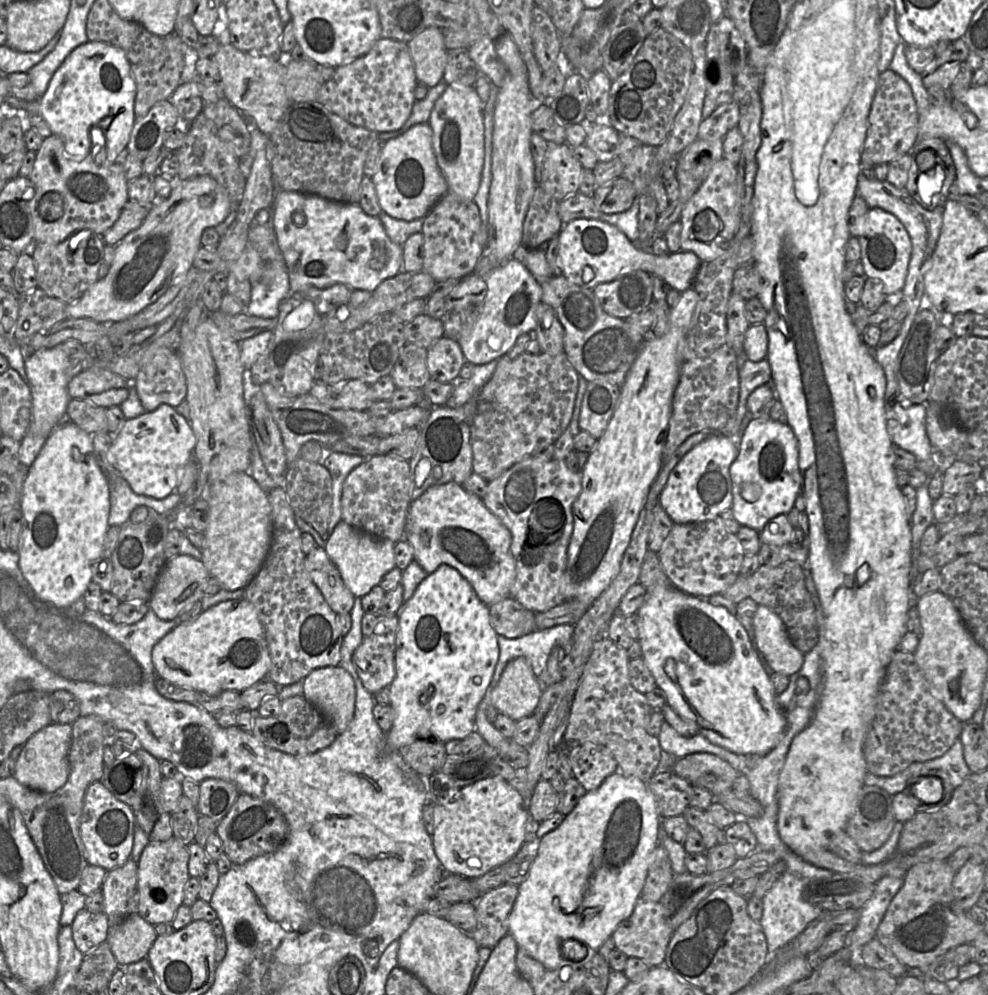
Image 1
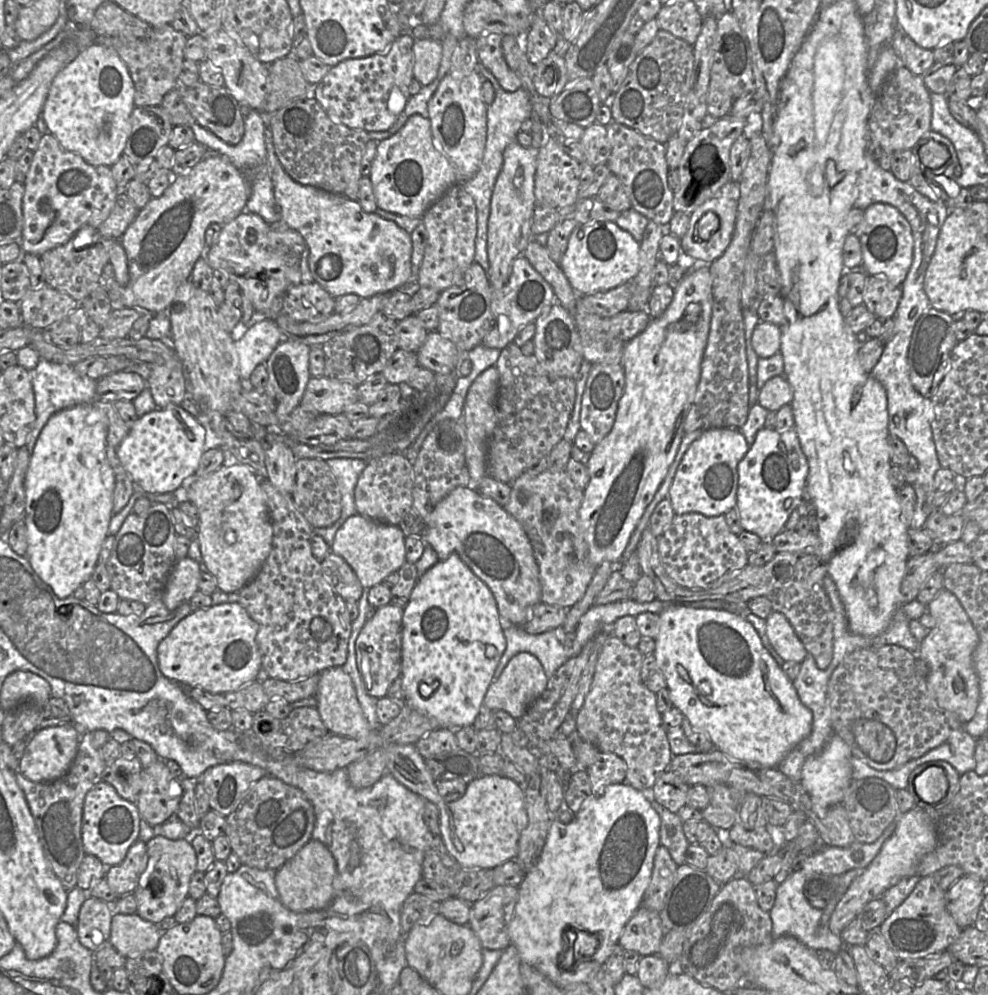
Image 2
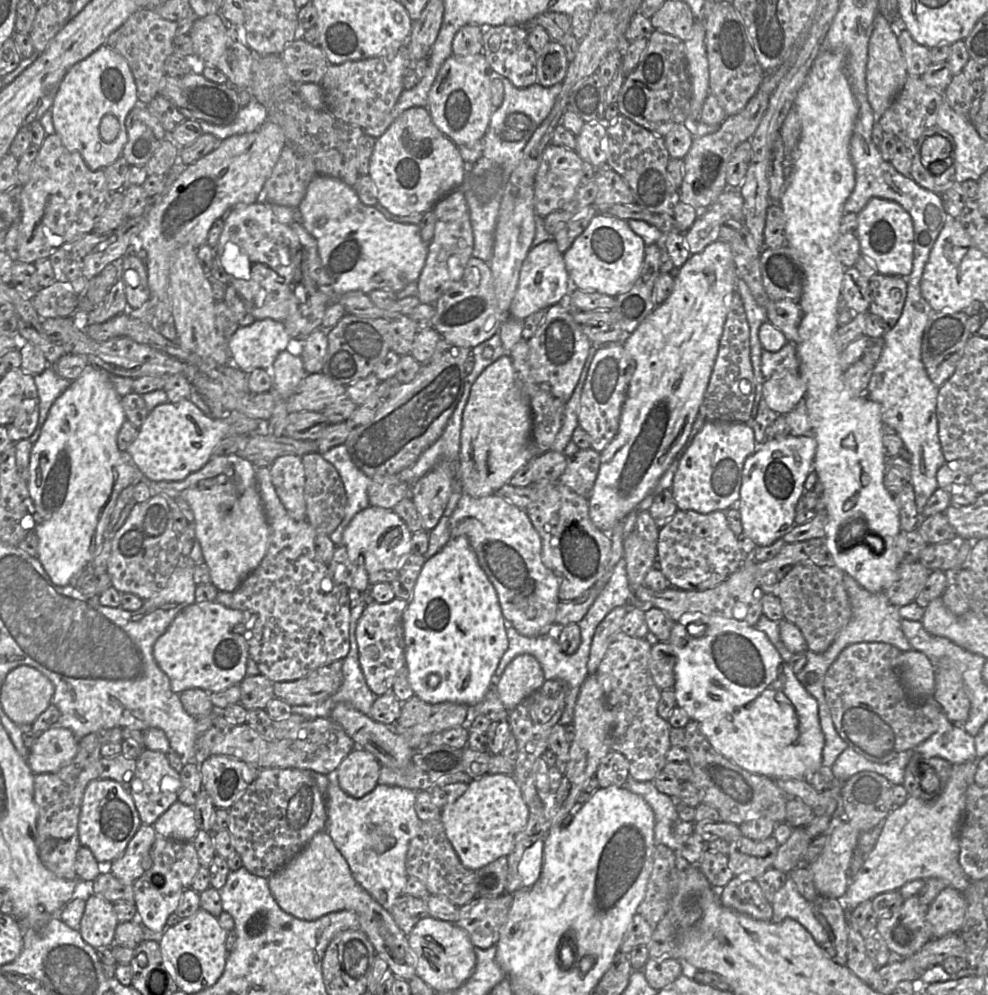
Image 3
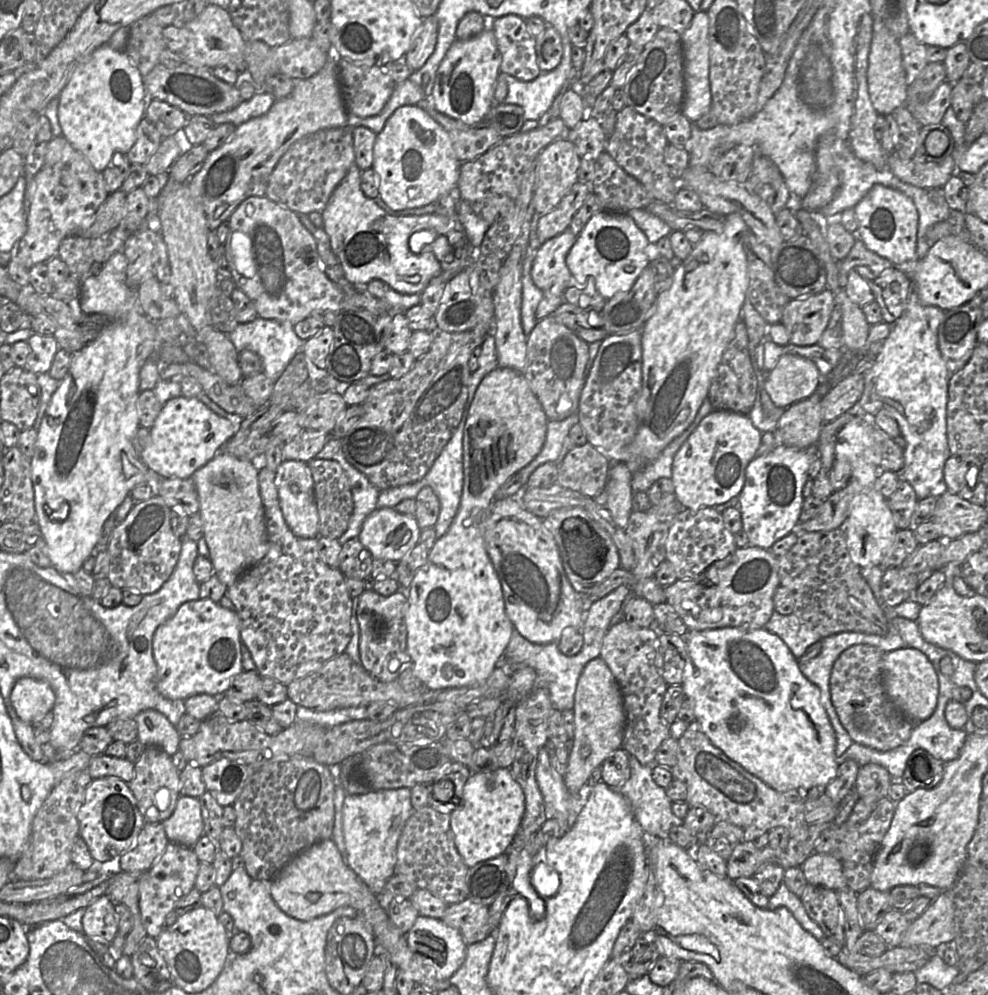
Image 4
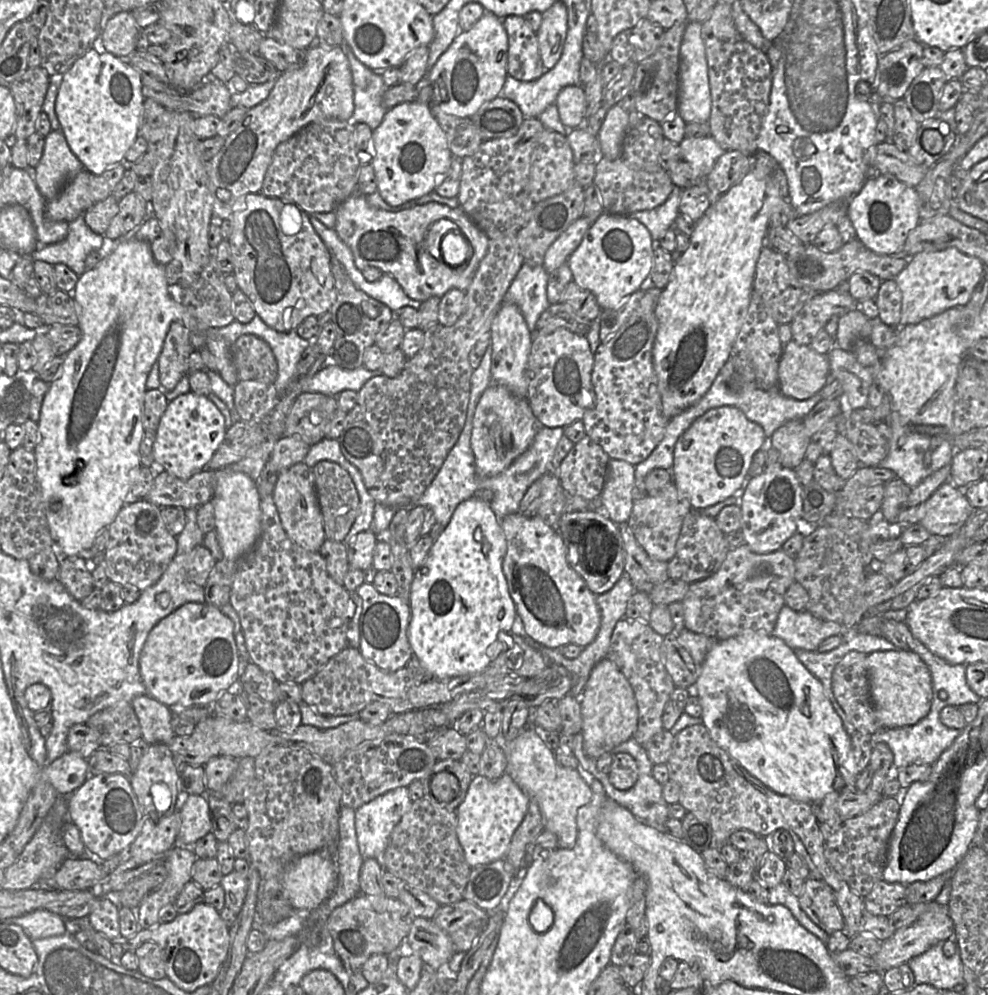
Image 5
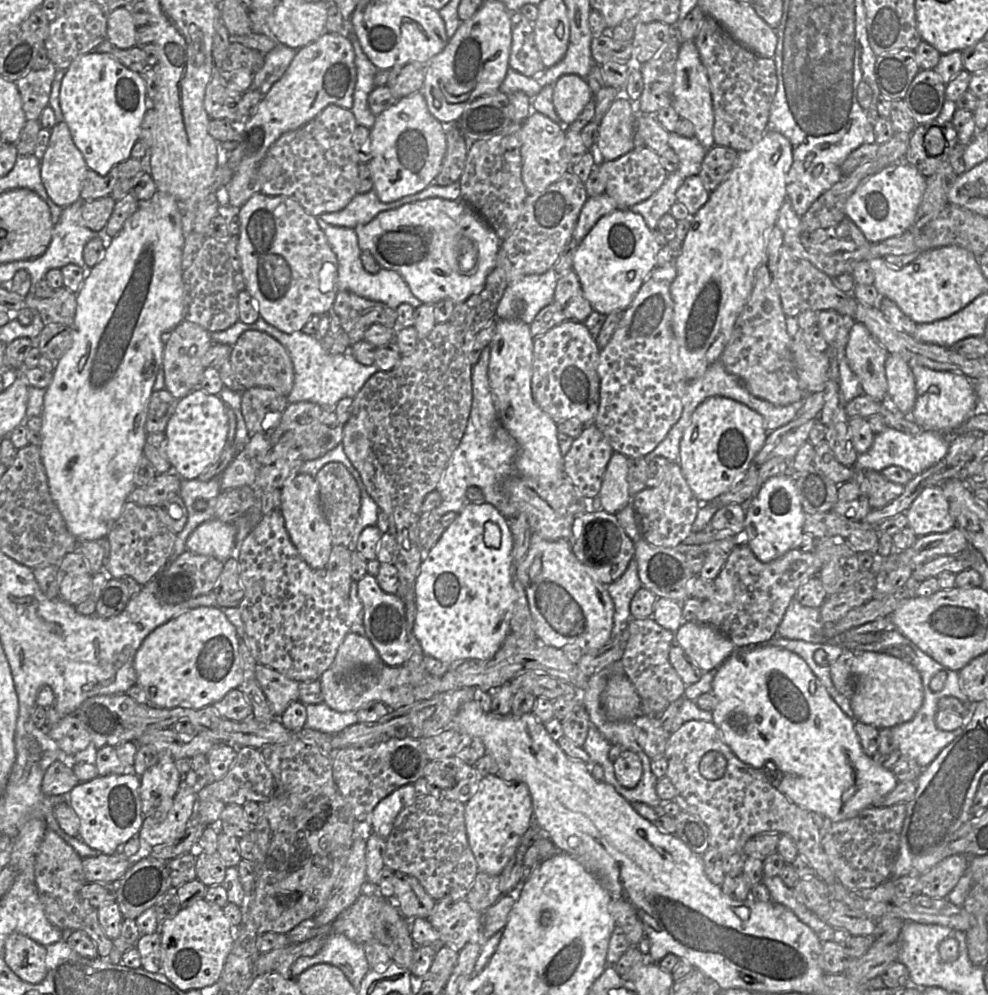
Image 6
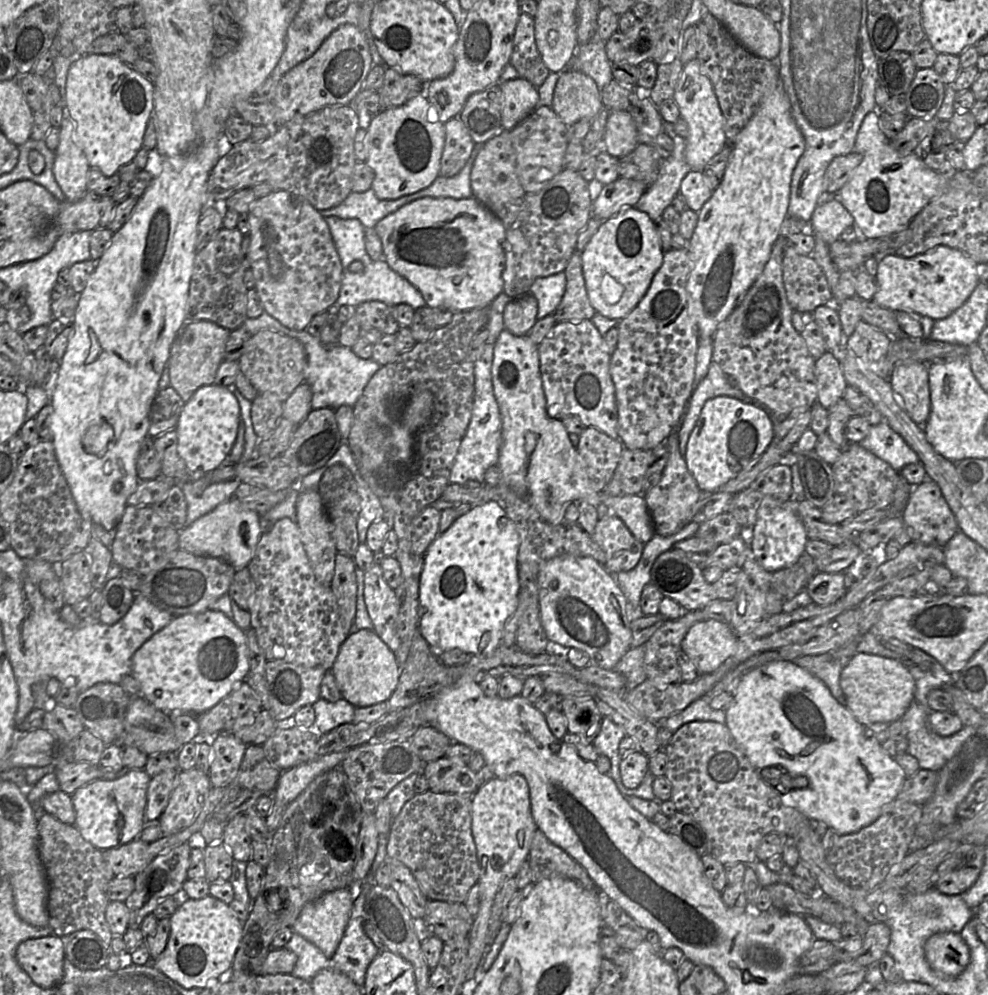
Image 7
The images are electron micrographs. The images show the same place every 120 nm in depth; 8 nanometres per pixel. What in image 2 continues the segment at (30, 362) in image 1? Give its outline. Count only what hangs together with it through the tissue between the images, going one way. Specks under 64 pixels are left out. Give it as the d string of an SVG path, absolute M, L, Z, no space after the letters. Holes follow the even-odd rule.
M43 358L37 366L30 371L34 395L36 419L31 432L27 436L26 447L31 454L36 441L50 417L58 411L82 403L92 403L98 400L96 392L97 380L76 372L73 365L50 362Z

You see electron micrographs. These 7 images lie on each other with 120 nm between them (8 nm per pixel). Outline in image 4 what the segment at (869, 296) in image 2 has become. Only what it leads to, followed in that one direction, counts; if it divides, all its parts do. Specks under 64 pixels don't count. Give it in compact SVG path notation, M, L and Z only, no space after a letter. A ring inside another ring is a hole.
M897 267L887 268L875 278L875 301L880 306L883 322L894 324L903 315L910 294L910 283L910 276Z

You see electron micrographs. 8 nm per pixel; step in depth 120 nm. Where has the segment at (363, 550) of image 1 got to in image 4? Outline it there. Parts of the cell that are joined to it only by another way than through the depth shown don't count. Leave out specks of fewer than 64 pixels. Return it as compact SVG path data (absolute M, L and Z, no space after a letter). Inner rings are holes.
M394 508L376 509L364 521L358 536L374 559L401 561L419 543L421 528L415 515L402 515Z

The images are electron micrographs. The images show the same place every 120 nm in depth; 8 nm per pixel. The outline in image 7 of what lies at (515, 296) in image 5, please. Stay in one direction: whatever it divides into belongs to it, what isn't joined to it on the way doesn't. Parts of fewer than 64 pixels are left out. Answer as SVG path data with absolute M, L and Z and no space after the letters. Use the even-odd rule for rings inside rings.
M564 271L557 274L537 278L530 287L529 294L537 300L537 319L553 315L561 302L566 287Z

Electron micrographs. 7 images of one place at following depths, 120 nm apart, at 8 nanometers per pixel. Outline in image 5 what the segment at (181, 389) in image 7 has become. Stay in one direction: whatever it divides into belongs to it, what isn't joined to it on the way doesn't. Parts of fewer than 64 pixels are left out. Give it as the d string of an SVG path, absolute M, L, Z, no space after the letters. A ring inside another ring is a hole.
M171 323L158 357L159 379L164 392L175 388L187 373L187 359L195 351L190 342L190 331L181 323Z

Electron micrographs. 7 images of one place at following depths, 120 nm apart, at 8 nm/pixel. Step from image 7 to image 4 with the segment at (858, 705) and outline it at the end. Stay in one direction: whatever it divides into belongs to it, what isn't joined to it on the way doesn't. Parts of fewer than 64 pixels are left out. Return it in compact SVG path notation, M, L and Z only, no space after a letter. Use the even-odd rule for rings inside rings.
M903 647L884 653L882 678L888 698L911 722L922 722L932 715L937 705L939 683L932 663L923 652Z

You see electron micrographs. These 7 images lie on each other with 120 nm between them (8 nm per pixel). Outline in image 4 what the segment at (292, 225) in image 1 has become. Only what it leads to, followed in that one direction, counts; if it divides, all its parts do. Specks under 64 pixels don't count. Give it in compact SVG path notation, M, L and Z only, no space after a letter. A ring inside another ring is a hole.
M352 165L346 176L333 191L326 207L321 212L323 229L330 238L330 245L338 257L347 280L356 288L366 286L371 280L379 279L390 288L402 294L421 294L428 283L442 272L441 263L428 247L438 237L445 236L452 230L463 230L457 215L443 216L436 213L425 215L392 216L379 207L374 199L365 196L361 189L360 179L362 170ZM428 231L430 237L425 237L424 246L419 253L412 253L409 248L409 238L416 232Z

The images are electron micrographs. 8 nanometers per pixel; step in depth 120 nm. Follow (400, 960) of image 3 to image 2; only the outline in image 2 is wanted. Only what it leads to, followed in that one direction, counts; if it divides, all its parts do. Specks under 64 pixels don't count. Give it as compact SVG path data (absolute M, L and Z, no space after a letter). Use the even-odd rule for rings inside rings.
M310 839L291 860L276 871L275 885L282 904L295 913L325 909L333 898L336 873L336 861L329 849L322 842Z

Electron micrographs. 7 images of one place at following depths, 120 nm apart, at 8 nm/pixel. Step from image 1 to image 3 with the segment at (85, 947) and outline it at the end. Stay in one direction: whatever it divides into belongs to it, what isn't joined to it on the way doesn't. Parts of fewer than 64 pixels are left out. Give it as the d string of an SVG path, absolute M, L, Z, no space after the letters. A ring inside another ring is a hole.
M91 895L86 901L78 931L93 948L108 947L114 944L118 923L113 904L101 896Z

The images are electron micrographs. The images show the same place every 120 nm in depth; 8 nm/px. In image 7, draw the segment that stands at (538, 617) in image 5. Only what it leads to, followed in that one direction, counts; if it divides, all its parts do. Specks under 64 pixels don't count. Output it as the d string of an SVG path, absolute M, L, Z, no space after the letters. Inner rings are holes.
M563 555L555 557L545 562L541 568L538 576L539 587L539 607L540 607L540 621L545 634L550 642L552 642L552 649L560 649L562 654L566 655L566 652L570 648L577 648L585 652L590 659L589 665L596 665L606 670L613 670L621 658L631 649L632 631L630 628L631 621L627 615L627 599L617 584L615 576L609 573L604 565L598 563L596 560L590 557L577 557L573 555Z

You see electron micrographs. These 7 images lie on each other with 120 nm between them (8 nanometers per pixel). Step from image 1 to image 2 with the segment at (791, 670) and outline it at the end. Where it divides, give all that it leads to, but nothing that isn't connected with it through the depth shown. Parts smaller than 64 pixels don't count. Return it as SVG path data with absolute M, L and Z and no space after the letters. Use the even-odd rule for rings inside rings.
M772 611L766 620L766 634L777 654L785 661L801 663L807 651L787 618Z

